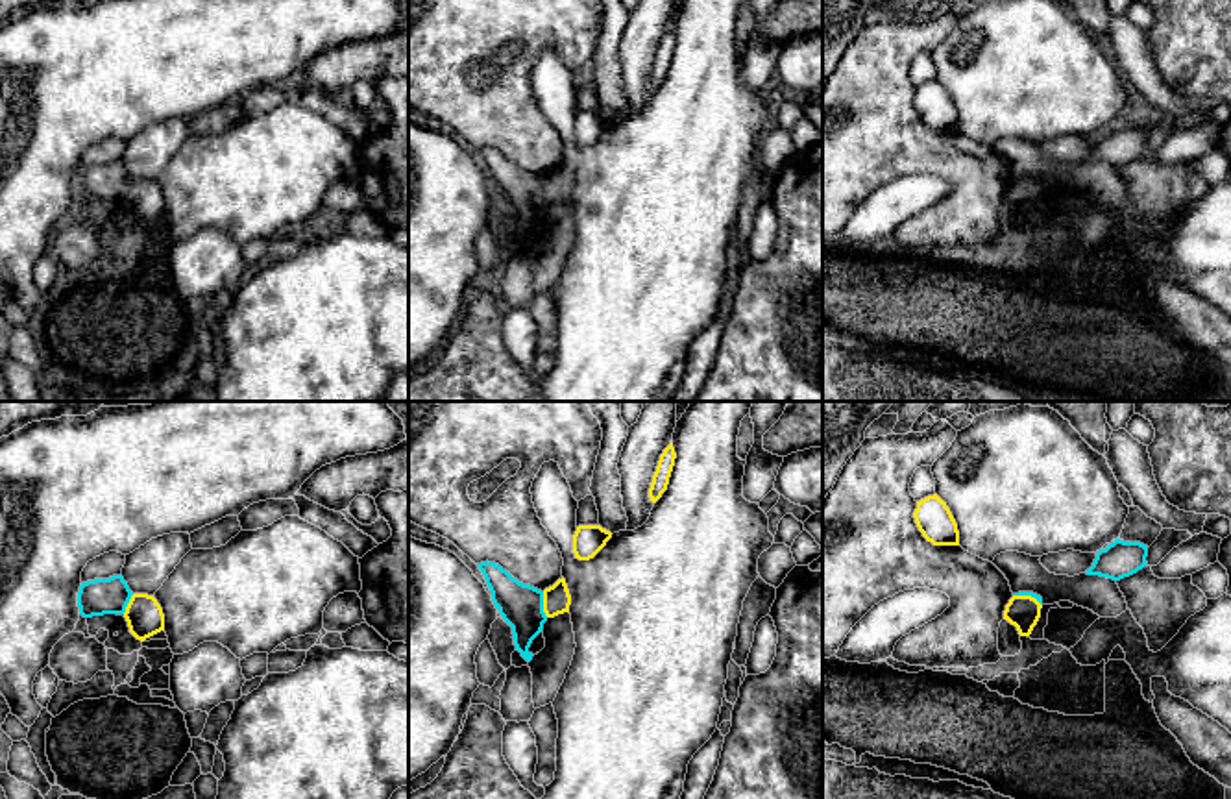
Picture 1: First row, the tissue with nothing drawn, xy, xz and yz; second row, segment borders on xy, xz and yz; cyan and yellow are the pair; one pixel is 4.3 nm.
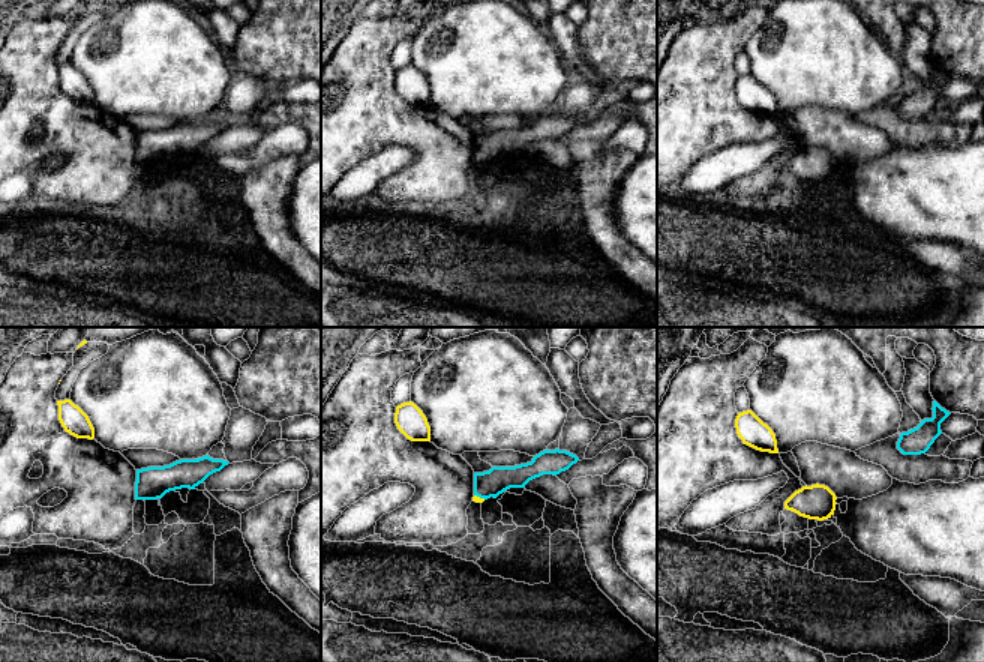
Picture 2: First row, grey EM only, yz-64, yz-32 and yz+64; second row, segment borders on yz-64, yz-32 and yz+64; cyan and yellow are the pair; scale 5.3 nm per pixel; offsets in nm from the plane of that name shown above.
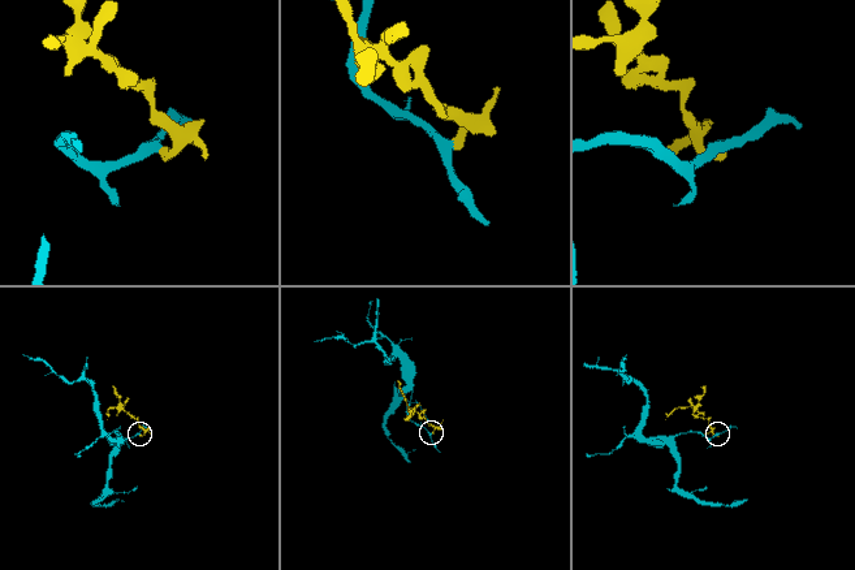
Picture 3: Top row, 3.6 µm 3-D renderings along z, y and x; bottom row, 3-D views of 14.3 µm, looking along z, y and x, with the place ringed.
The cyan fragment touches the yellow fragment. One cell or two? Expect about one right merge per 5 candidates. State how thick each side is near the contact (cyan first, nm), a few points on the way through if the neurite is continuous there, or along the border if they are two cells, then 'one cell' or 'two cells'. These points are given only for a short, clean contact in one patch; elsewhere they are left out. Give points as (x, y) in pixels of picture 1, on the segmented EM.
190/120 nm | along xz (542, 592), (542, 611), (548, 616) | two cells

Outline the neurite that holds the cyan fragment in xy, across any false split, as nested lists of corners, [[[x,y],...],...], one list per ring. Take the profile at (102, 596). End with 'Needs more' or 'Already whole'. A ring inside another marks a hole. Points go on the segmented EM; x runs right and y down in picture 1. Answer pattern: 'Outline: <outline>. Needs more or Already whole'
Outline: [[[122,573],[81,583],[78,592],[79,614],[83,618],[124,614],[131,596]]]. Already whole

